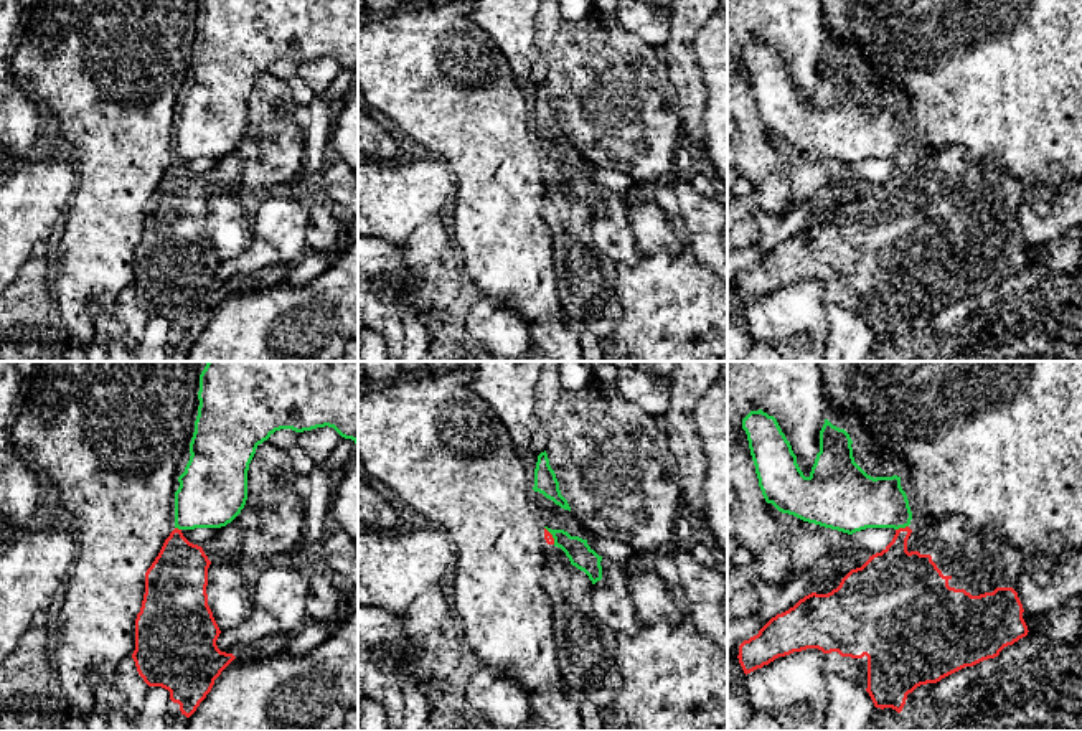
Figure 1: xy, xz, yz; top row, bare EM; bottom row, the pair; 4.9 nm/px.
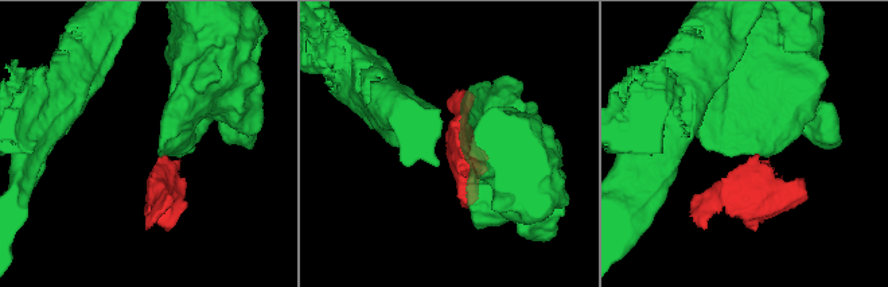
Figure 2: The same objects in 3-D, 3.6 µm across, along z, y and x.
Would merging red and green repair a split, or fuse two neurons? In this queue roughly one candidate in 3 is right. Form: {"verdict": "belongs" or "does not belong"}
{"verdict": "does not belong"}

